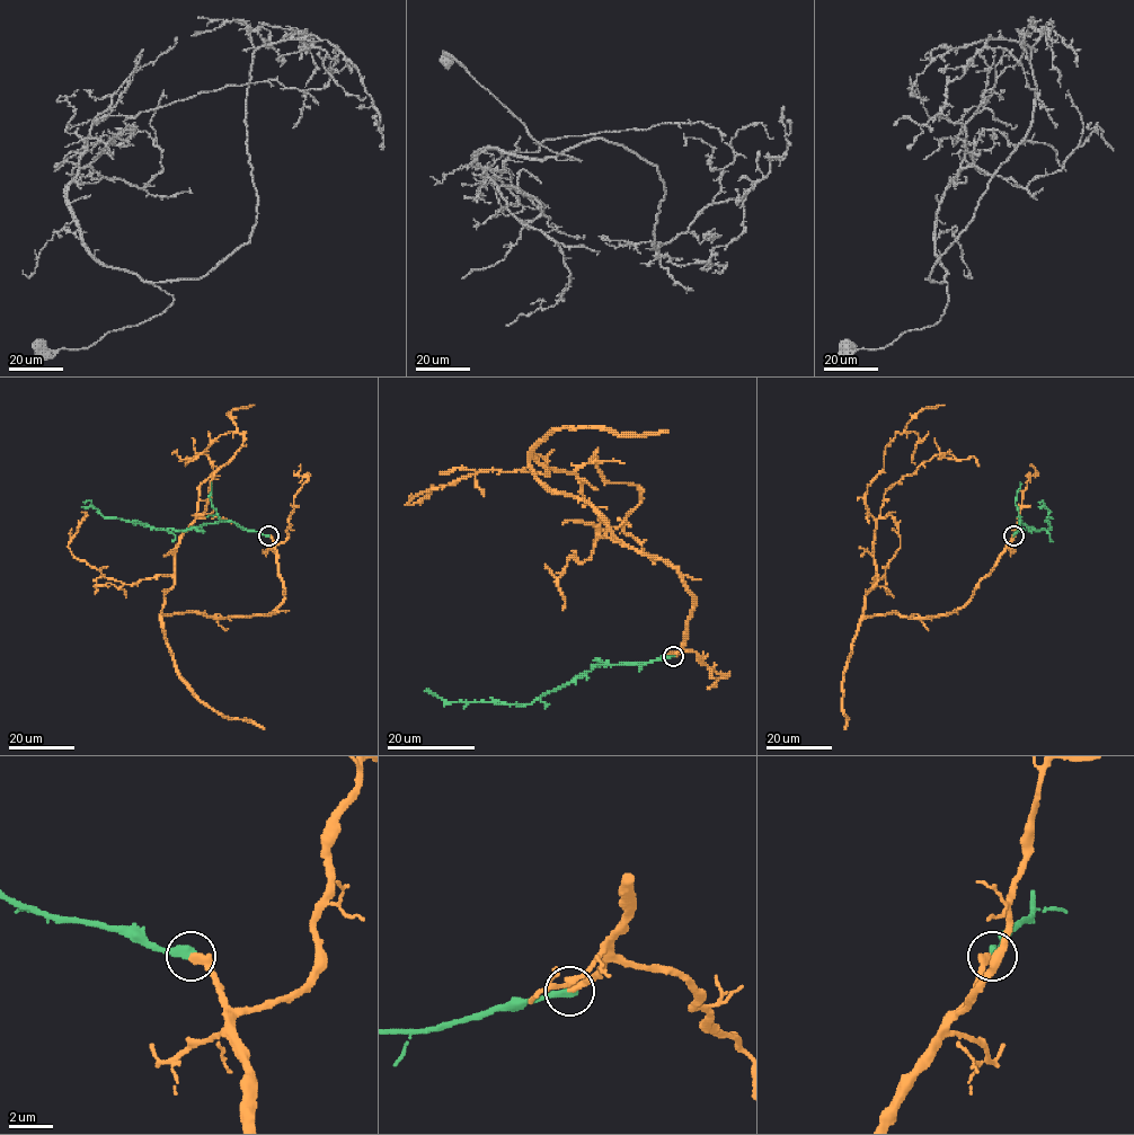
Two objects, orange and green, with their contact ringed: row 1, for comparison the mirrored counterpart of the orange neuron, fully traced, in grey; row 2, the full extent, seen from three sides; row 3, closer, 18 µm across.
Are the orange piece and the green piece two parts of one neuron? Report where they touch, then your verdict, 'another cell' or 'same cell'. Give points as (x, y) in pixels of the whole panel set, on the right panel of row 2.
place (1013, 535); same cell

